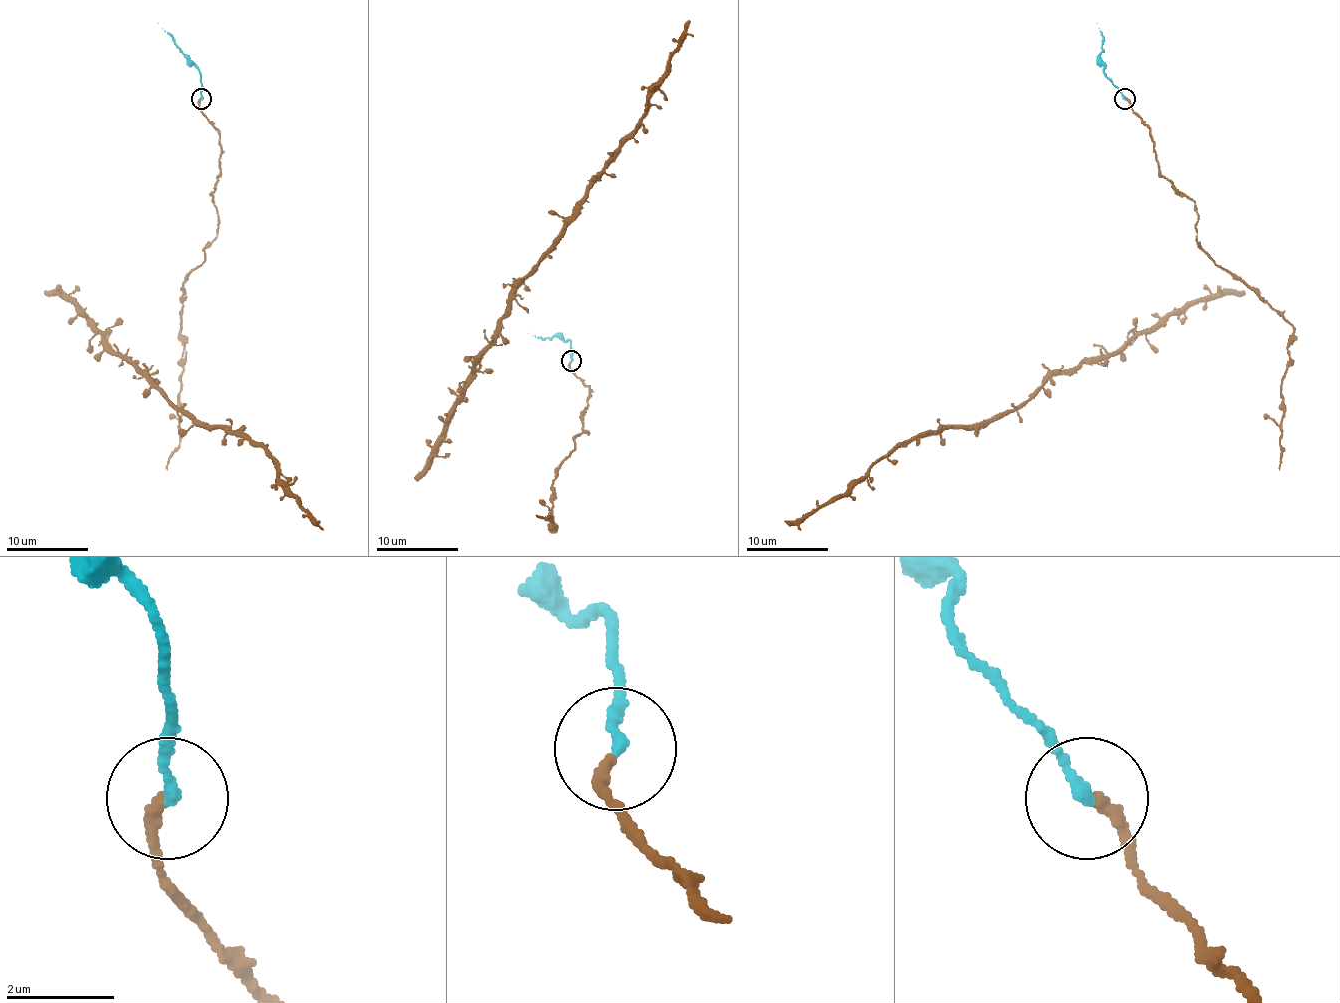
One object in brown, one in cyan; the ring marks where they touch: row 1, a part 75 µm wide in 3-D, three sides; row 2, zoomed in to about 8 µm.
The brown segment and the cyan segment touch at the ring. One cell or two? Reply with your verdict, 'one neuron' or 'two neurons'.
one neuron

